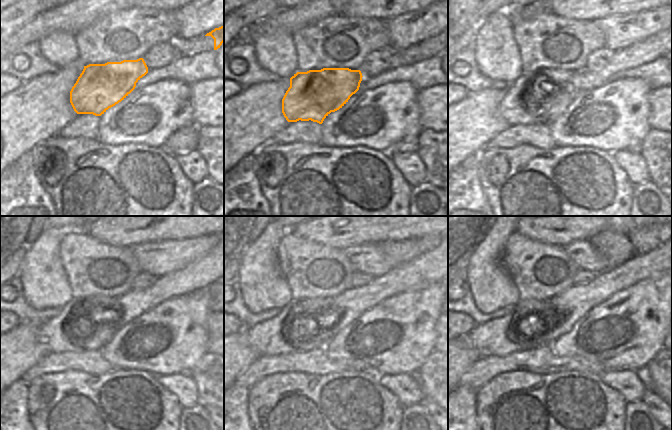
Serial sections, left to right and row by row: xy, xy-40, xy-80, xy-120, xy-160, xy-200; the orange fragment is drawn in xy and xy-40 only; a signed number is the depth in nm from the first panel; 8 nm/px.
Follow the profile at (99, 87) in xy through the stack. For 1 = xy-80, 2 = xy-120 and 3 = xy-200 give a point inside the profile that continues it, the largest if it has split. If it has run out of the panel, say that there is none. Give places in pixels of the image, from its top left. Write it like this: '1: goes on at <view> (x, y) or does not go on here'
1: goes on at xy-80 (542, 106)
2: goes on at xy-120 (59, 334)
3: goes on at xy-200 (498, 337)

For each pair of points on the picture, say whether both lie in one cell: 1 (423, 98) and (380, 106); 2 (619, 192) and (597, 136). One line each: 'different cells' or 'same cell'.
1: different cells
2: different cells

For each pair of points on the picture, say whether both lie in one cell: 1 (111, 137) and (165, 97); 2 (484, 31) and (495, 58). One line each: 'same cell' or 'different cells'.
1: same cell
2: same cell

